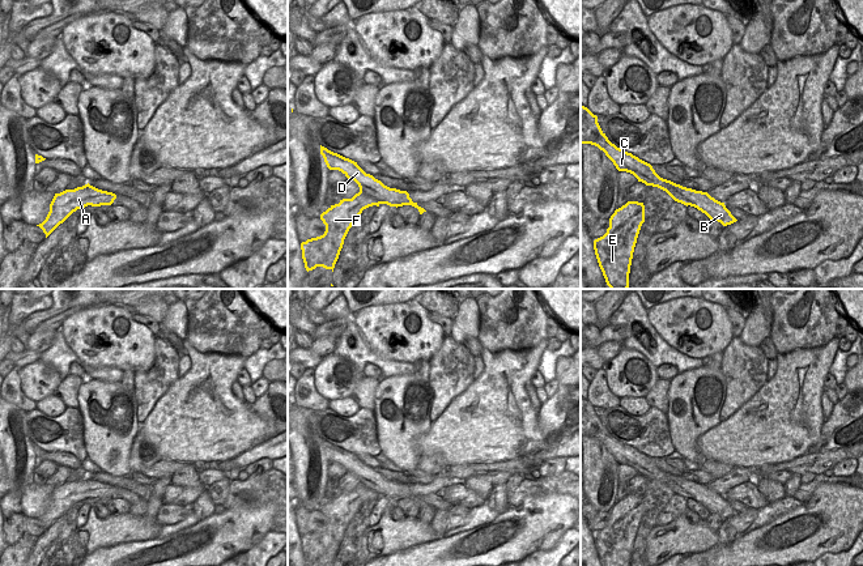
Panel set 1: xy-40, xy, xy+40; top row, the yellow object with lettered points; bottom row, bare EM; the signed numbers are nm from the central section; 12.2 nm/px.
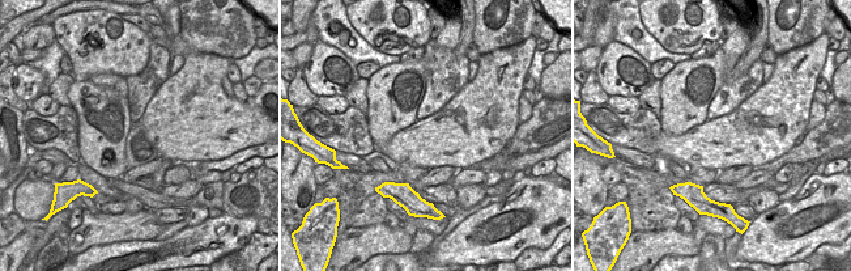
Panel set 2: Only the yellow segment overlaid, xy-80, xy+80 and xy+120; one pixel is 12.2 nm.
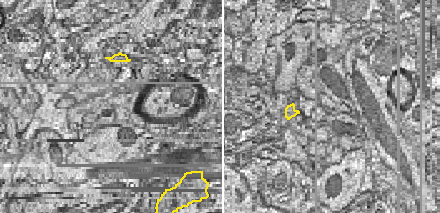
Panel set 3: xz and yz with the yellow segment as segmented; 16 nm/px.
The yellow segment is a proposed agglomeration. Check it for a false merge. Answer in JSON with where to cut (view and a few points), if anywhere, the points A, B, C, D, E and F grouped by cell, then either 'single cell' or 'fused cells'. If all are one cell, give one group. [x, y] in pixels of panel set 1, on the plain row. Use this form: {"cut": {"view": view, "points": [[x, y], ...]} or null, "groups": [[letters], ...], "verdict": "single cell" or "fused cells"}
{"cut": {"view": "xy", "points": [[360, 480], [382, 492], [389, 481], [400, 484]]}, "groups": [["A", "E", "F"], ["B", "C", "D"]], "verdict": "fused cells"}

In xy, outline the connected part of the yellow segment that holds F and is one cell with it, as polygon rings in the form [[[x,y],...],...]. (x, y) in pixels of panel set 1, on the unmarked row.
[[[360,481],[360,485],[352,491],[343,491],[339,497],[331,498],[320,507],[320,512],[326,518],[324,527],[301,536],[306,563],[323,559],[333,565],[344,532],[364,502],[381,497],[398,501],[411,497],[411,494],[407,484],[394,485],[387,481],[387,488],[382,493]]]

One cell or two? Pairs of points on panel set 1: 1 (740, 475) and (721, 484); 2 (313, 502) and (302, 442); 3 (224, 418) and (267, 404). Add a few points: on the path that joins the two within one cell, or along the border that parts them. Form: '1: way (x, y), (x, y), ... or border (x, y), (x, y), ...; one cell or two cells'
1: way (735, 477), (726, 482); one cell
2: way (306, 488), (306, 456); one cell
3: border (249, 405), (266, 422), (267, 437); two cells

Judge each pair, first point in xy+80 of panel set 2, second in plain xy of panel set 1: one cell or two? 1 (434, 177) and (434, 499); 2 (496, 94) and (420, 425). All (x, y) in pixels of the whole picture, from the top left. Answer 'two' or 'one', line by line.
1: two
2: two

